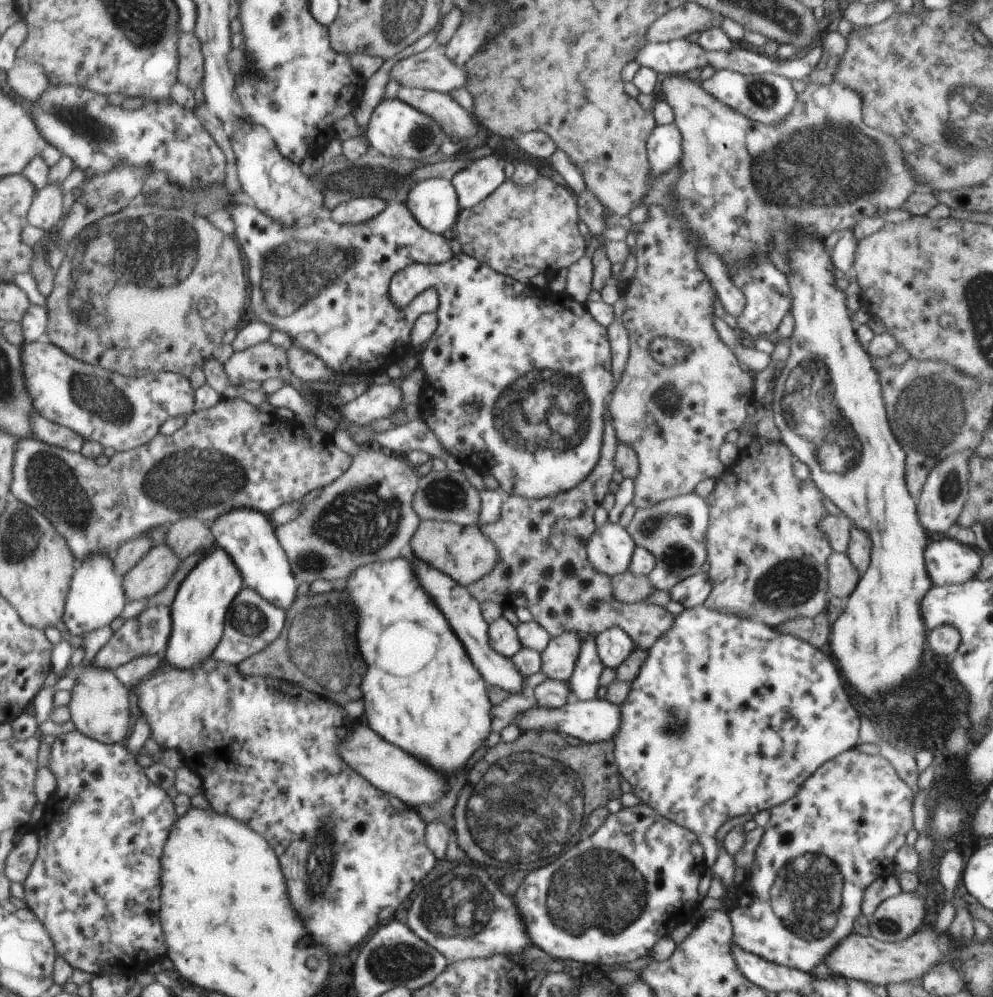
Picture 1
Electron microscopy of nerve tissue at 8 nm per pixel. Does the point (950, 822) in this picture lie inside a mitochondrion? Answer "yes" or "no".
no

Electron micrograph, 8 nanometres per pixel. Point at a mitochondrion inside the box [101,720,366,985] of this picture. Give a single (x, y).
(319, 871)

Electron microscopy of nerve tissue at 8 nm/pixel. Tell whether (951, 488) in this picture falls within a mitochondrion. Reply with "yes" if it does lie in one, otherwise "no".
yes

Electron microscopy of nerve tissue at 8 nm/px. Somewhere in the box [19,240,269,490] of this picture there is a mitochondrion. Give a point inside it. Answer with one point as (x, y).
(100, 396)

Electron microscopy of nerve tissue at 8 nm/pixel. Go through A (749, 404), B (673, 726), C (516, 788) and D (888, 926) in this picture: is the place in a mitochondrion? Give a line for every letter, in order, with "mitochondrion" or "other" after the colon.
A: other
B: mitochondrion
C: mitochondrion
D: mitochondrion

